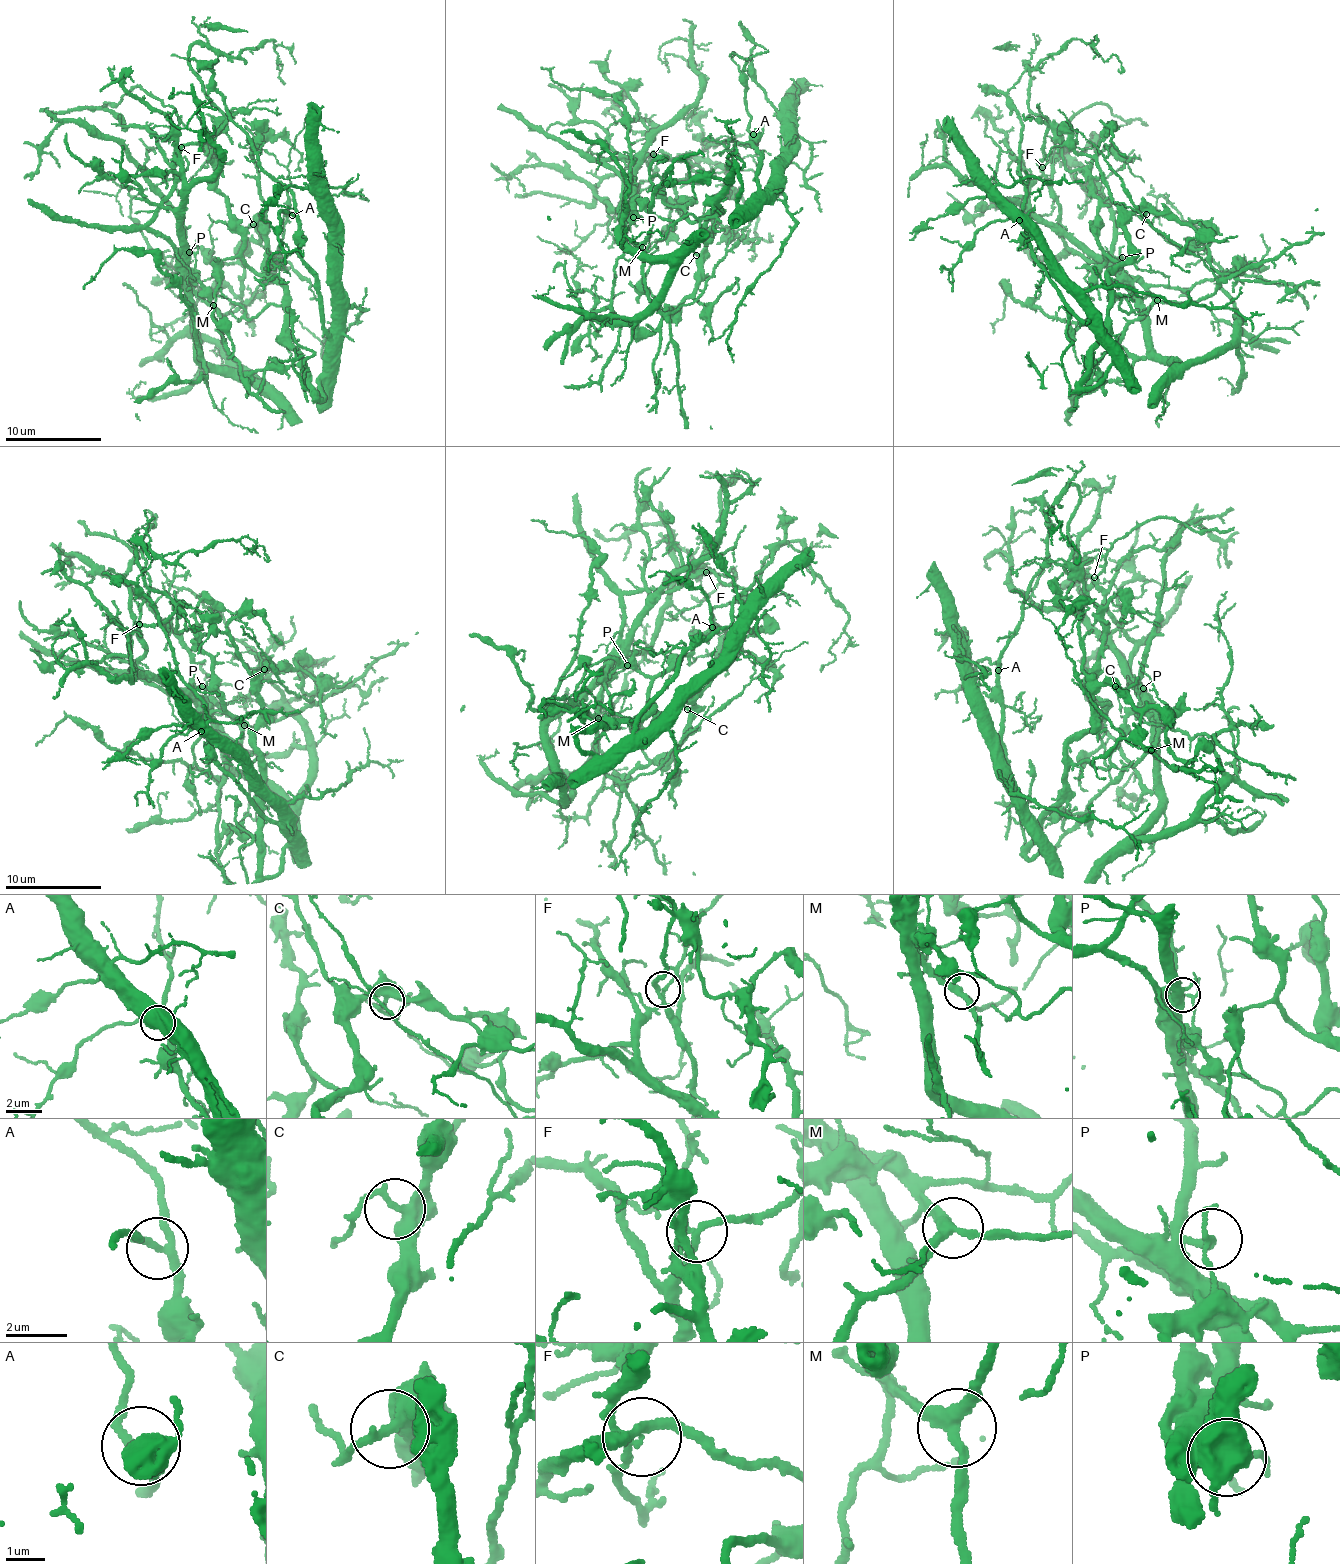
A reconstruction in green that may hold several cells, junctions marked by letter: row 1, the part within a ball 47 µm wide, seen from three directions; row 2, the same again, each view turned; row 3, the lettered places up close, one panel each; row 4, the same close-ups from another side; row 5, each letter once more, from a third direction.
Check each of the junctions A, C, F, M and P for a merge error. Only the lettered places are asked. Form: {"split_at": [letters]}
{"split_at": ["F", "P"]}

